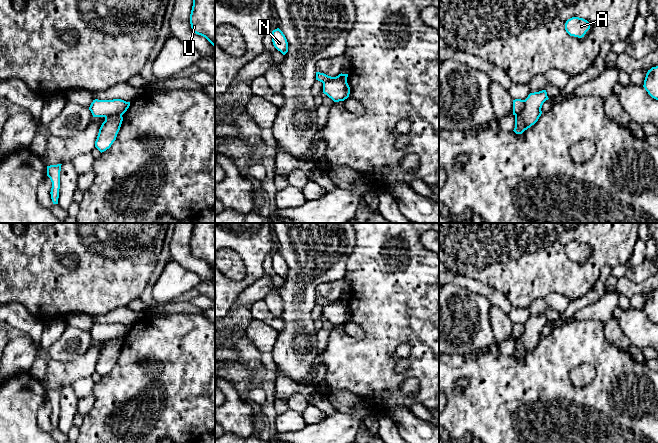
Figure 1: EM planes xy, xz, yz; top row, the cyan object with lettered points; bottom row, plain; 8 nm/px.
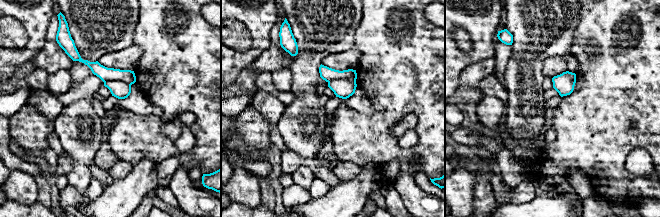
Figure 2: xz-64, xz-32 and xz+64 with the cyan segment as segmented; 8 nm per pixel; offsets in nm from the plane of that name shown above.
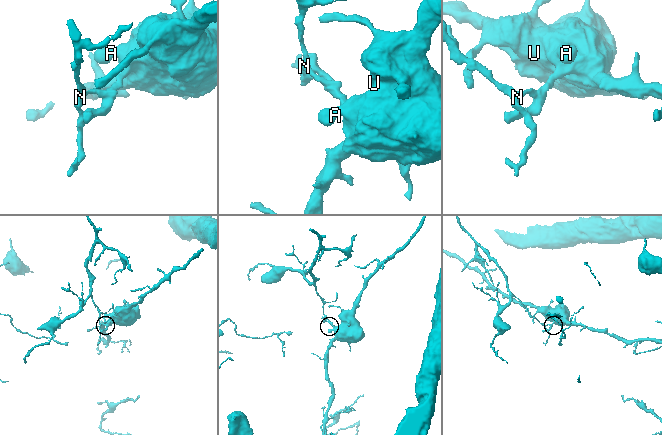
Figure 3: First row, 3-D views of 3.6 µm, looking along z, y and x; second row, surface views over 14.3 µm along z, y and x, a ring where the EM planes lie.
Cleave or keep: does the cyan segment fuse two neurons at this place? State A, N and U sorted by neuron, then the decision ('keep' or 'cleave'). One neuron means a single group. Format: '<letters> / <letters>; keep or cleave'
A U / N; cleave

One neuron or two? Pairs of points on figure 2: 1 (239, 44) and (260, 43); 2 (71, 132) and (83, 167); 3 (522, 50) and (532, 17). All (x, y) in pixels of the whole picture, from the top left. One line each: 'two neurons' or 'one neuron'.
1: two neurons
2: one neuron
3: one neuron

